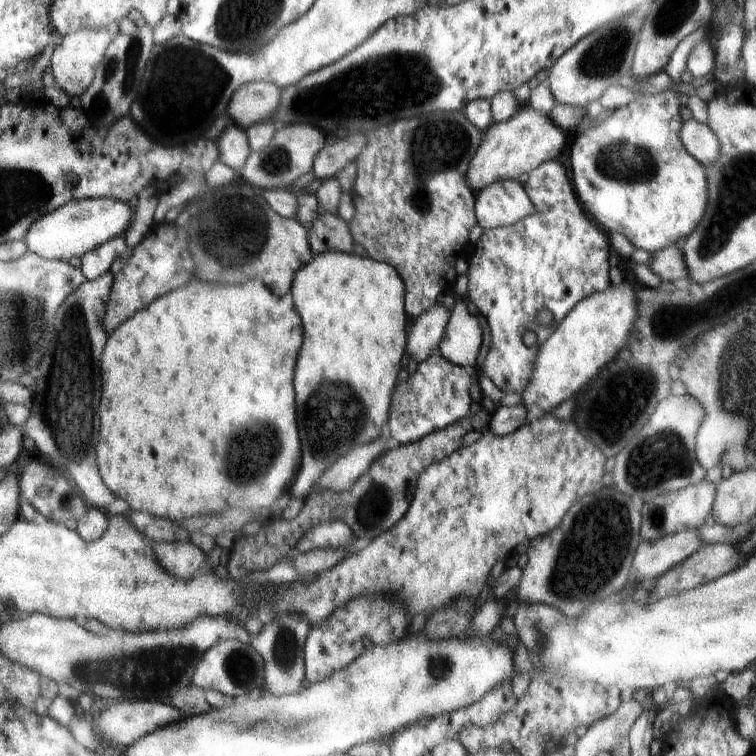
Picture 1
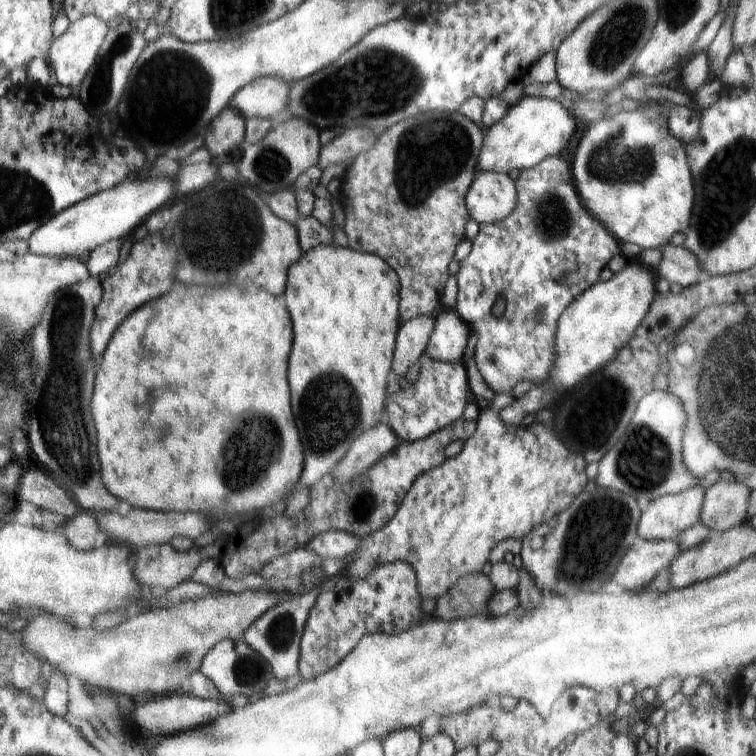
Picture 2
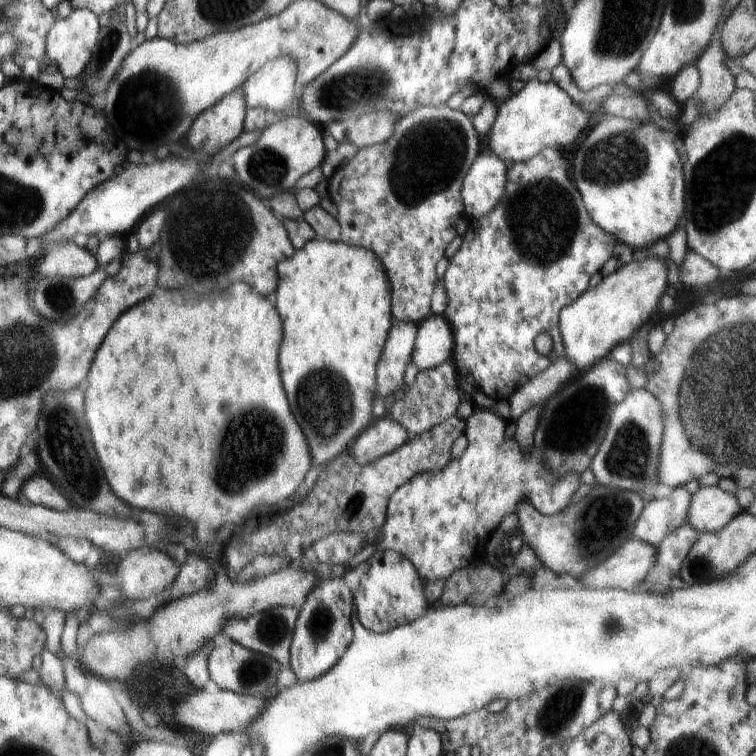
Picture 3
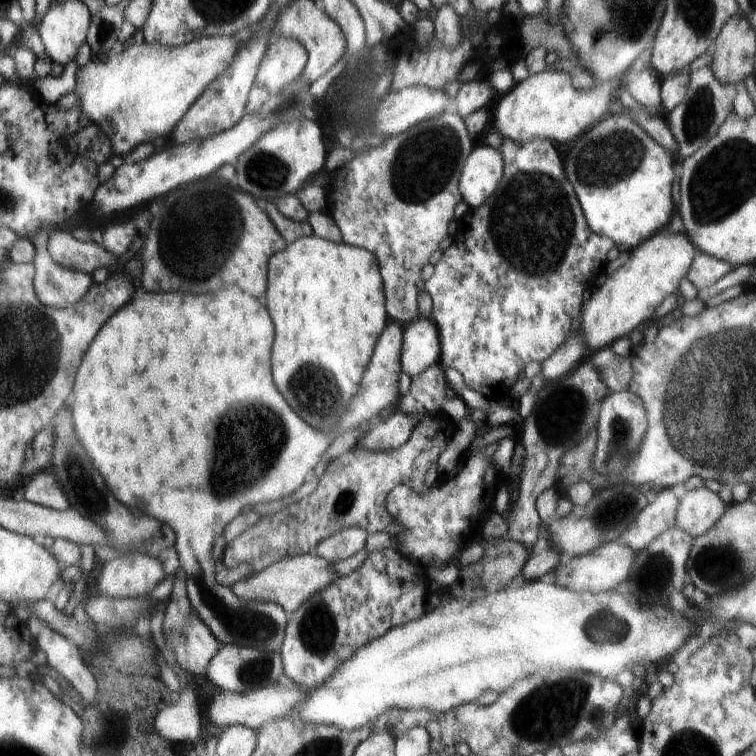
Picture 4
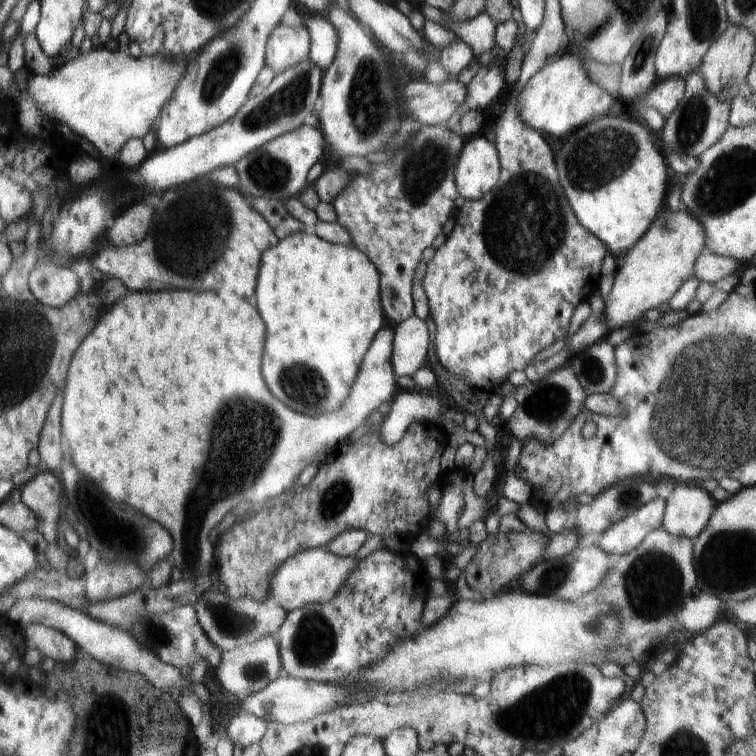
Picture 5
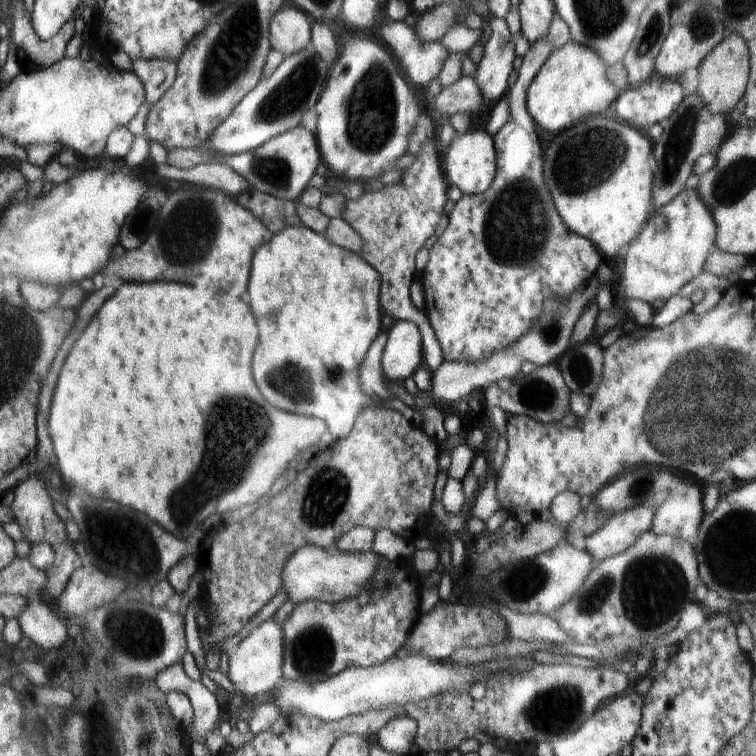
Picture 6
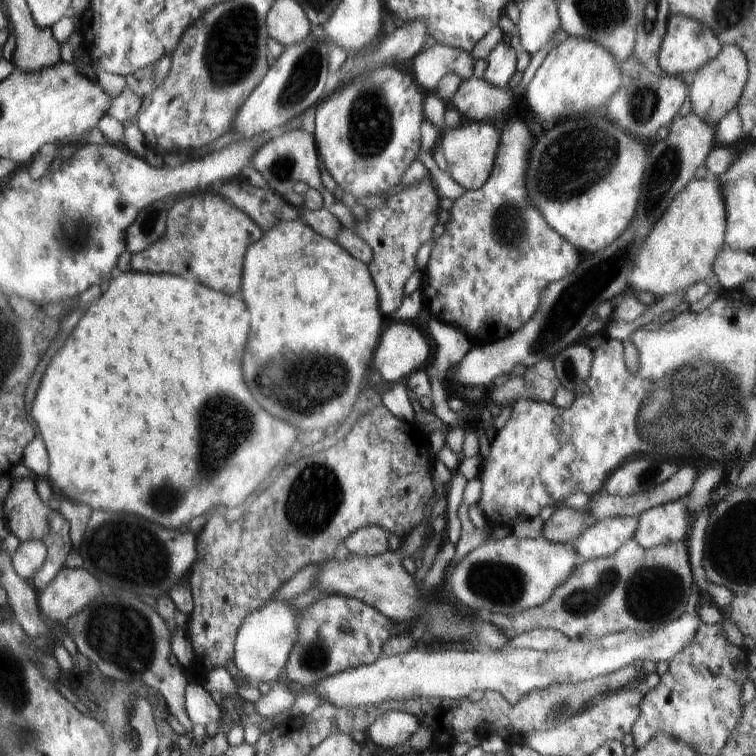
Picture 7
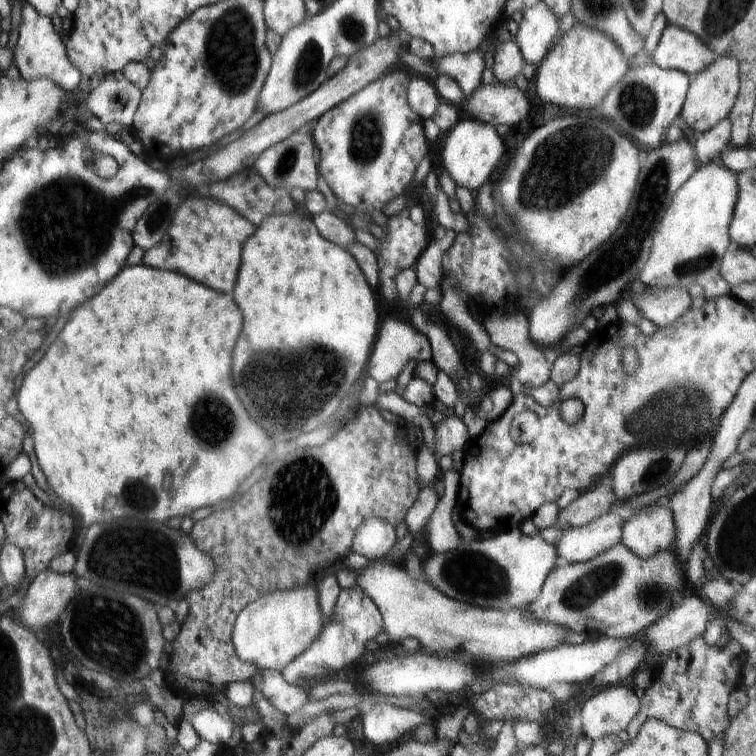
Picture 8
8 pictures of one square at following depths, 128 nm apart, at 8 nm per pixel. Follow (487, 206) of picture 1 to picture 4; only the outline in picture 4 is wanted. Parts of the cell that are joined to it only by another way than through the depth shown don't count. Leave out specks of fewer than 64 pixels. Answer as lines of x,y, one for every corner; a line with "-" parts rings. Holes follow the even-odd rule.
475,144
465,160
460,189
470,208
482,206
496,192
503,177
504,161
500,151
488,145

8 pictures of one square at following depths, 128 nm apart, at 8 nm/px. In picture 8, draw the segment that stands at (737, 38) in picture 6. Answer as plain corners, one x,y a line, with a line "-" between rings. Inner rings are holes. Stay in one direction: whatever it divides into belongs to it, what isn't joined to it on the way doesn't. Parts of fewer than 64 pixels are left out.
726,54
726,56
718,56
711,66
699,74
694,74
690,78
686,100
680,114
684,124
690,126
694,132
702,134
726,118
740,92
740,74
738,72
740,72
740,62
736,62
736,58

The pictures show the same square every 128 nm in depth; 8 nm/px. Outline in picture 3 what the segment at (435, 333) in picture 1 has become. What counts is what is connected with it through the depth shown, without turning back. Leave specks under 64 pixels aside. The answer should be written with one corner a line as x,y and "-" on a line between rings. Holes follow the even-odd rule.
397,321
390,328
382,356
376,364
376,395
386,398
389,394
399,393
404,384
404,372
414,352
418,324

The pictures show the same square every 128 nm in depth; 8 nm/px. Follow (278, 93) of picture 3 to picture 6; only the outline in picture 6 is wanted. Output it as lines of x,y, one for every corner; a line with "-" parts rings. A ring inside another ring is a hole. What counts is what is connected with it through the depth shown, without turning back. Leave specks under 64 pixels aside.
281,8
270,20
269,43
272,50
279,50
285,57
306,50
311,45
309,18
296,8

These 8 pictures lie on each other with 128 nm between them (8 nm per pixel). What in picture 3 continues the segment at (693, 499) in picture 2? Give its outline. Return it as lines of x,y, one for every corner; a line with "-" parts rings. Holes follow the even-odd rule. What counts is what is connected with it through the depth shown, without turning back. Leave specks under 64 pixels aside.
684,486
673,489
664,499
653,498
644,504
634,523
631,538
642,540
657,548
669,532
688,524
690,504
692,494

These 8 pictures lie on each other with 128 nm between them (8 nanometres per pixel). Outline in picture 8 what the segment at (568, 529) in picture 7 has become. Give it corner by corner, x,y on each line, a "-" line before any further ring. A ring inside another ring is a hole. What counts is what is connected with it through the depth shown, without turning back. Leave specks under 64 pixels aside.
612,470
590,489
581,492
576,500
572,500
567,508
559,512
557,523
561,526
560,531
570,527
584,527
611,511
612,503
616,499
611,472

